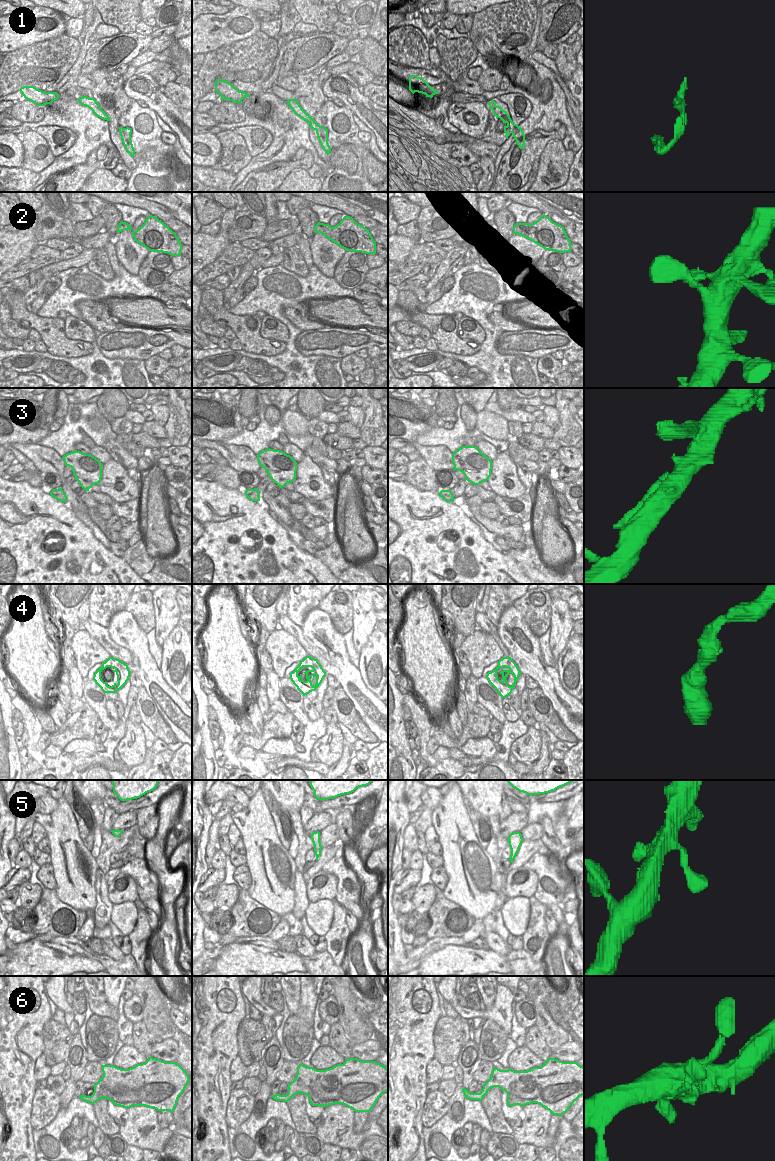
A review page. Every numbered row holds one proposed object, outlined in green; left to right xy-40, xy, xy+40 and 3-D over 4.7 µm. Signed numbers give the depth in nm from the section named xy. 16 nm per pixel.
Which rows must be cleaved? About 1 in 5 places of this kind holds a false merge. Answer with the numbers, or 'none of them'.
none of them

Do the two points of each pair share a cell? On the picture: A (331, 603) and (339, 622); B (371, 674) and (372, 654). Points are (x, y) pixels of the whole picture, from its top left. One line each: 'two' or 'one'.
A: one
B: one

